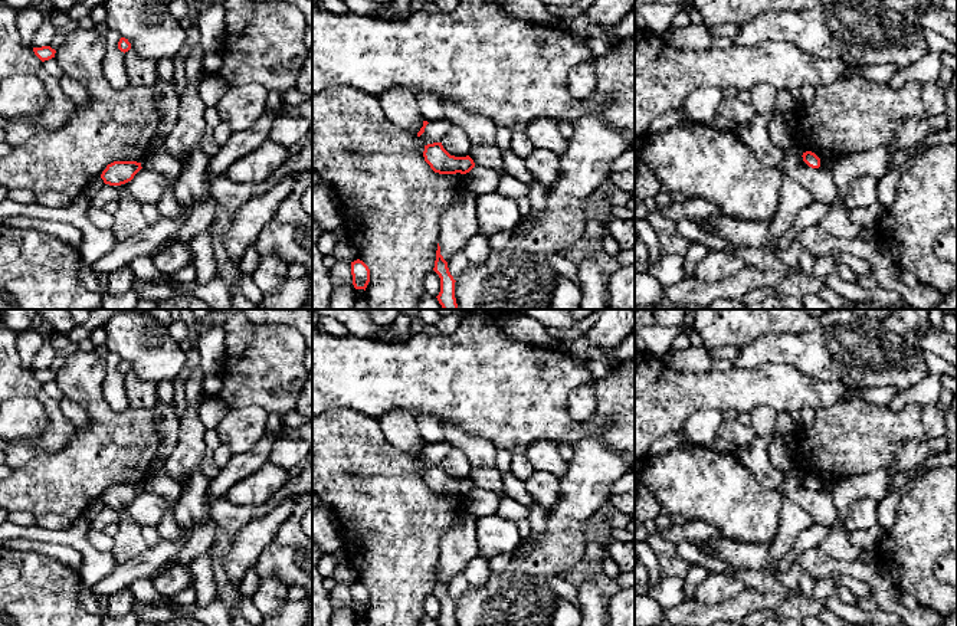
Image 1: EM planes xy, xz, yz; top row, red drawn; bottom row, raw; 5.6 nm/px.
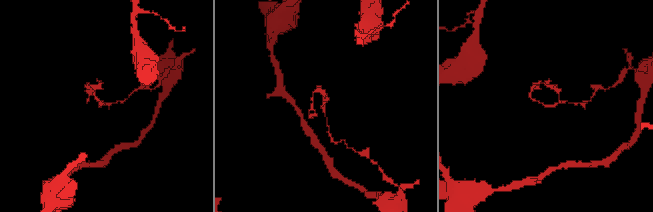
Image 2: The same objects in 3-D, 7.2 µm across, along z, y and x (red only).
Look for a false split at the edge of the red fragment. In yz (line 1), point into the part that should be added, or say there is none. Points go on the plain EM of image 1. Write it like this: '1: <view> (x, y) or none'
1: none

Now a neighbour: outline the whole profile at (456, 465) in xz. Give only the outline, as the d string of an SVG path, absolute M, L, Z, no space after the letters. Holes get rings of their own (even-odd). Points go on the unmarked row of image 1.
M452 449L450 455L442 462L443 471L455 479L466 479L471 473L471 463L468 456L459 450Z

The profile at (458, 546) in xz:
M469 509L440 538L439 568L443 581L449 584L456 574L463 573L466 564L478 554L476 517Z

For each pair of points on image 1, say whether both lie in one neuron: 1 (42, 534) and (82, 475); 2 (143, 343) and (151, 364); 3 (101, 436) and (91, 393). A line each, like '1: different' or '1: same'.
1: different
2: same
3: same

